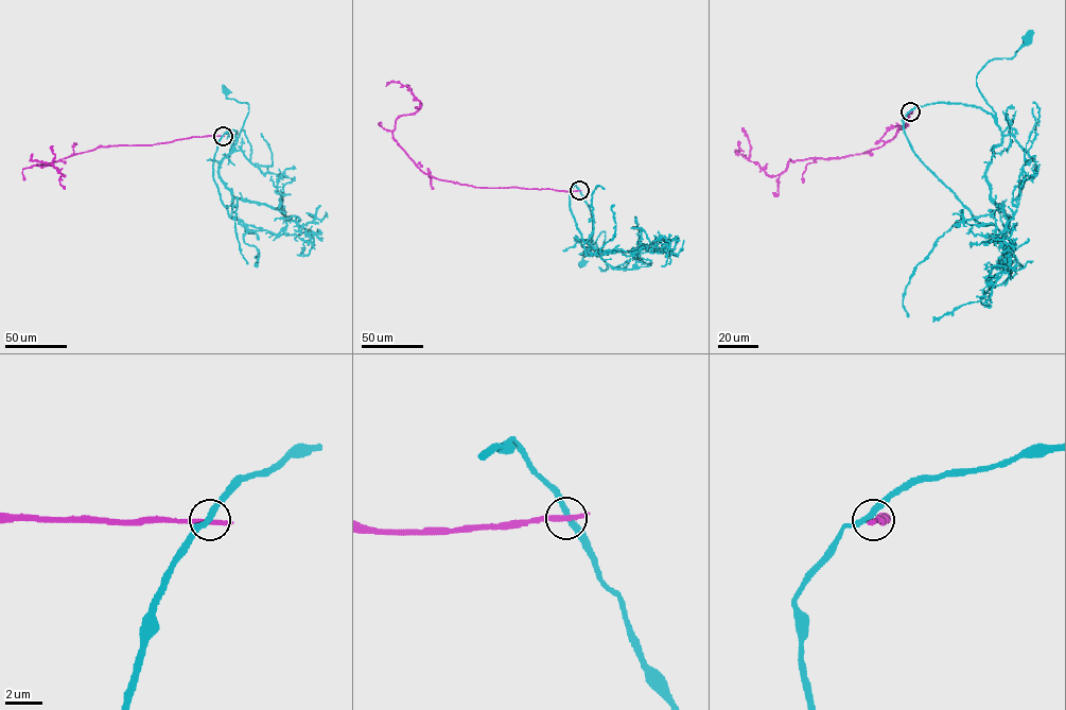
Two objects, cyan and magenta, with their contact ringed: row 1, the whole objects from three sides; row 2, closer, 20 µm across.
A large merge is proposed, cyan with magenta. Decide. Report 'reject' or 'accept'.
reject

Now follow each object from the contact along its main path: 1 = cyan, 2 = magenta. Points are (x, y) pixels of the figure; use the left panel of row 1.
1: (223, 136), (236, 131), (237, 142), (248, 110), (247, 103), (228, 99), (225, 90)
2: (223, 136), (98, 146), (36, 165), (53, 166), (65, 175), (50, 163), (33, 160), (32, 154)

